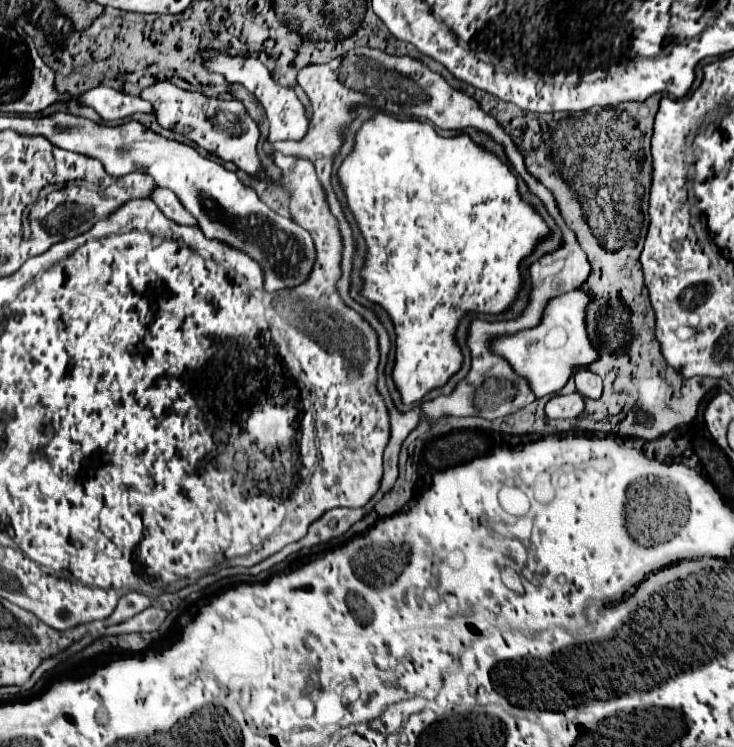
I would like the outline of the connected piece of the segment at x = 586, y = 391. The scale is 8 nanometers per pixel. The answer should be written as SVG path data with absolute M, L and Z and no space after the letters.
M582 369L576 373L576 389L584 395L584 397L590 397L590 399L600 399L602 395L602 379L588 371L588 369Z

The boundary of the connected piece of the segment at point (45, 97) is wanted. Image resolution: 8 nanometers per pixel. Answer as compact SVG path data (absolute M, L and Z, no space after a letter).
M42 59L34 61L34 69L32 69L32 77L30 77L30 85L22 99L4 103L2 107L14 107L12 113L33 114L46 109L48 105L56 103L56 101L68 101L72 99L70 95L60 95L54 89L54 71L48 69Z

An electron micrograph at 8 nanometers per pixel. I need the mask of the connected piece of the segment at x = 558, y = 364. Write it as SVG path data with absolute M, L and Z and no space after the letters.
M584 291L566 293L548 303L544 311L544 319L538 327L520 331L516 335L494 339L492 351L508 359L512 369L528 379L532 391L536 391L536 397L558 393L568 383L576 367L588 367L588 363L592 365L600 357L600 351L596 351L586 331L588 303L590 303L590 295Z

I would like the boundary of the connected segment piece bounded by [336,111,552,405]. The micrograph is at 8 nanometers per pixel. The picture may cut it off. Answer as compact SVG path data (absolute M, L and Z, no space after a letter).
M378 111L374 117L366 119L362 123L362 127L358 129L358 133L354 137L354 149L340 163L336 175L338 175L338 181L340 181L342 193L346 197L346 207L352 211L352 215L356 219L356 225L358 225L362 237L364 237L364 243L366 243L364 267L360 269L360 277L362 277L360 295L366 297L370 303L380 305L388 313L388 317L392 319L394 333L396 333L396 339L394 339L396 359L394 359L392 379L394 379L394 385L400 393L400 401L404 405L416 403L426 393L430 393L432 389L444 387L448 383L448 379L460 371L464 357L462 357L462 349L456 343L456 327L462 321L462 317L466 313L500 315L500 313L508 311L512 307L512 303L516 301L522 285L524 285L520 263L534 253L534 249L540 241L544 241L552 235L552 229L546 225L542 215L534 209L534 205L520 197L518 179L506 163L502 163L494 153L486 151L482 145L472 141L468 133L460 133L456 137L440 137L434 131L434 127L426 121L414 121L414 119L402 121L402 119L396 119L396 117L392 117L384 111Z

